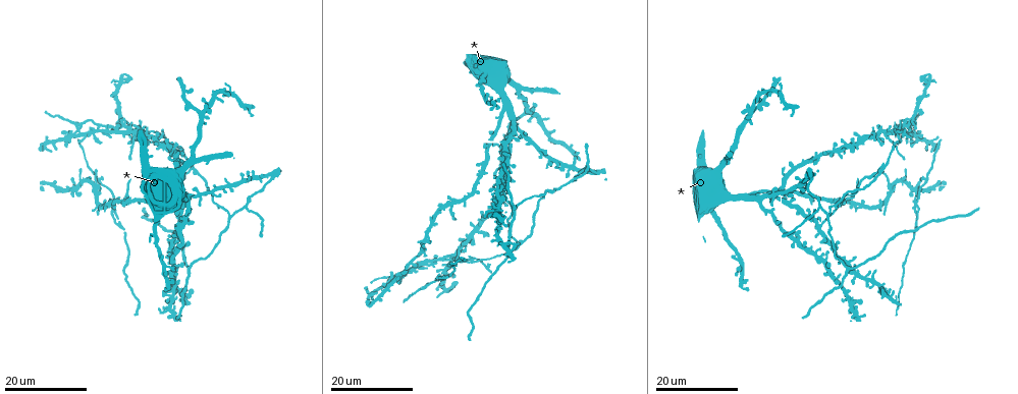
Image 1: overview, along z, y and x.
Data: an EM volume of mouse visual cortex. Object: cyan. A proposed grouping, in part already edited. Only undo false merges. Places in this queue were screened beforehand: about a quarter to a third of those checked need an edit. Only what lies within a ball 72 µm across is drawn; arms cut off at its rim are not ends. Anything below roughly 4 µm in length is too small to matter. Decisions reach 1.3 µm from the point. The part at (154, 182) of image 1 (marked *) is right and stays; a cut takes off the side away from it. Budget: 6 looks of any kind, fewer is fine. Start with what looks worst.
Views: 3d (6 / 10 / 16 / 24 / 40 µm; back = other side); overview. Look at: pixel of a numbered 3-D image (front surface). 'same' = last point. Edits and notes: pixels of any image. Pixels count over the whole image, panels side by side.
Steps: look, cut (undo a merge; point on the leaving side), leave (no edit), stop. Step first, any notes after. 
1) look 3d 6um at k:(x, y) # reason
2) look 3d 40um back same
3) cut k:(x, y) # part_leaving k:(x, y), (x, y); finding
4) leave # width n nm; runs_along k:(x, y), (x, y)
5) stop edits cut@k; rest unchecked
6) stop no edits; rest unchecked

look 3d 16um at 1:(135, 134) # small branch off a trunk

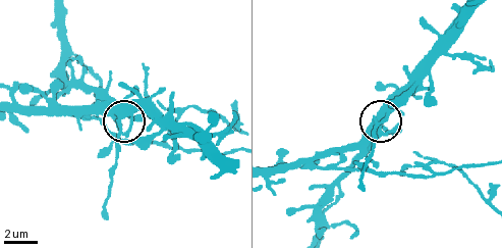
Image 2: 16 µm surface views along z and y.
look 3d 10um at 2:(120, 118)

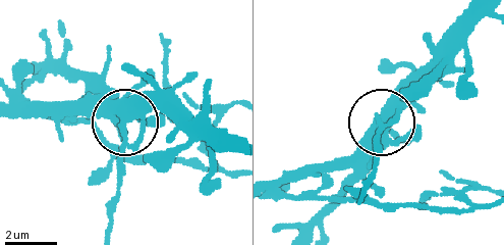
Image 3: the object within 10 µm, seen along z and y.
leave # arms 5; runs_along 3:(488, 15), (383, 120), (376, 170); one neuron here

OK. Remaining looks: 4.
look 3d 24um at 1:(77, 122) # four-way junction

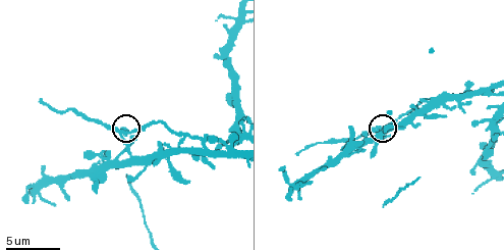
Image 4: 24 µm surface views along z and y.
look 3d 10um at 4:(130, 134) # closer look

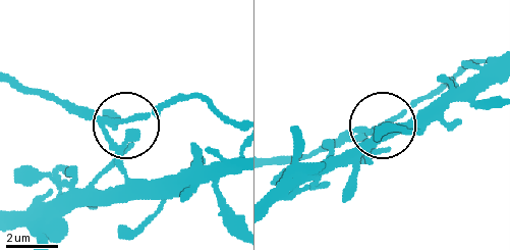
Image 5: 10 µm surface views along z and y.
leave # width 230 nm; all the same neuron

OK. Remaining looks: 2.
look 3d 16um at 1:(451, 204) # a fork

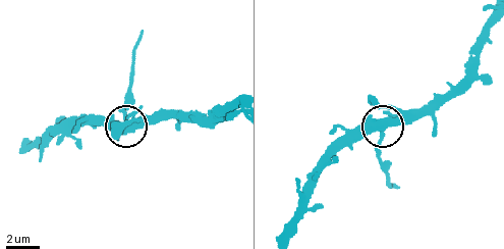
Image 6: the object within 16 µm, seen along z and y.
look 3d 10um at 6:(381, 134)

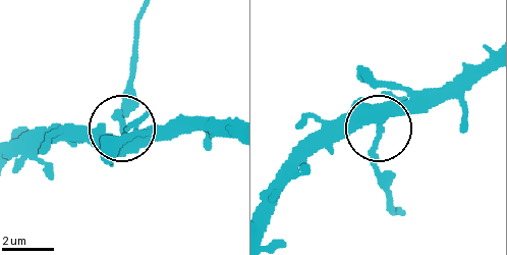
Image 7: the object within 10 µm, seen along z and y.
leave # all the same neuron

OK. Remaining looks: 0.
stop no edits; rest unchecked

